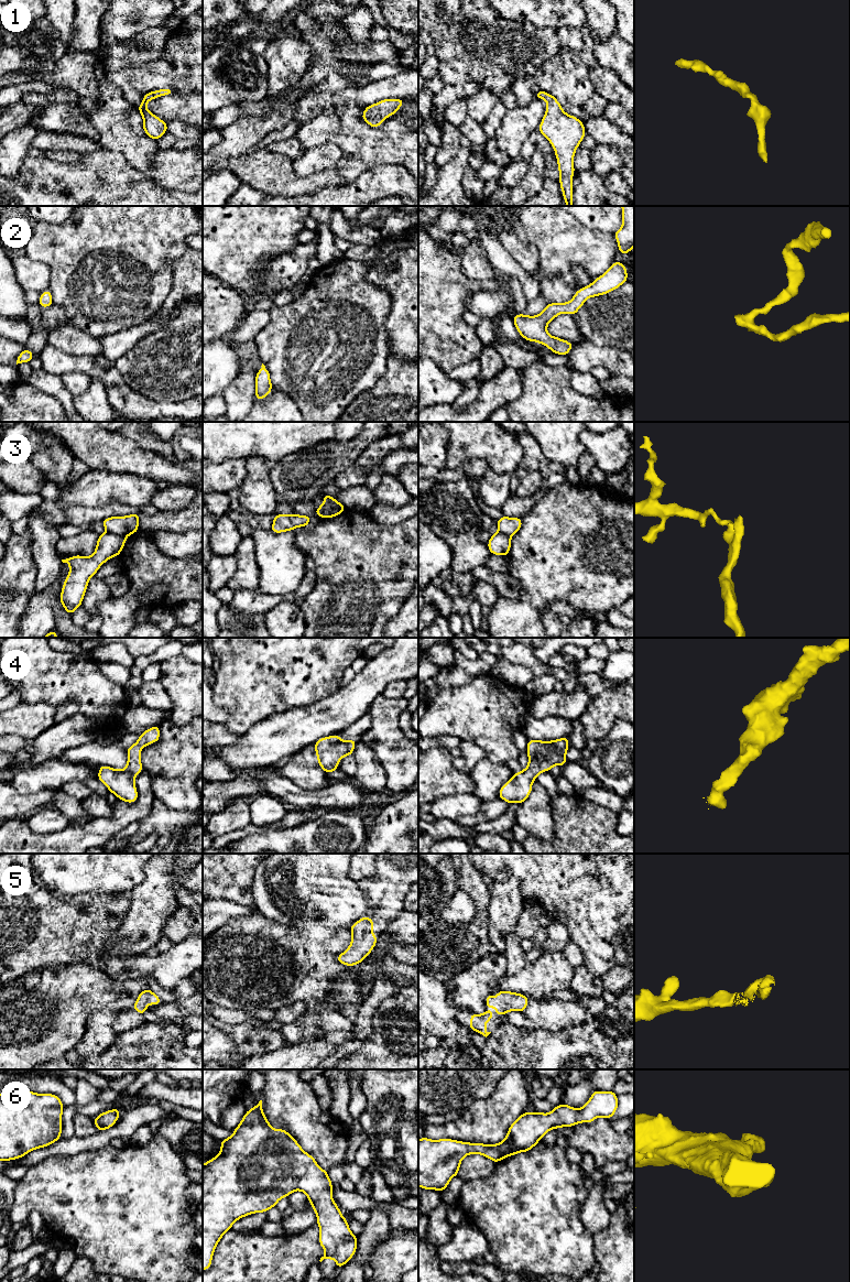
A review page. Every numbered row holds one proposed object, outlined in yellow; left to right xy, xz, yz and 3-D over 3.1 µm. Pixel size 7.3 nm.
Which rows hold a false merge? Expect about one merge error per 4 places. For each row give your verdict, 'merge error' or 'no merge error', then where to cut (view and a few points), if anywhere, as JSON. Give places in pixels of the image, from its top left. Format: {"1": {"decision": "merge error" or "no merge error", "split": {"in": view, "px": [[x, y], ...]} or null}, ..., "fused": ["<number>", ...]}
{"1": {"decision": "no merge error", "split": null}, "2": {"decision": "no merge error", "split": null}, "3": {"decision": "merge error", "split": {"in": "xy", "px": [[107, 531], [126, 536]]}}, "4": {"decision": "no merge error", "split": null}, "5": {"decision": "no merge error", "split": null}, "6": {"decision": "no merge error", "split": null}, "fused": ["3"]}

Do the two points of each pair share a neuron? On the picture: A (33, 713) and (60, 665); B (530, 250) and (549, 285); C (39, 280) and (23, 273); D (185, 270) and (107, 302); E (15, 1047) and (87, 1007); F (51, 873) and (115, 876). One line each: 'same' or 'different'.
A: different
B: different
C: same
D: different
E: same
F: same

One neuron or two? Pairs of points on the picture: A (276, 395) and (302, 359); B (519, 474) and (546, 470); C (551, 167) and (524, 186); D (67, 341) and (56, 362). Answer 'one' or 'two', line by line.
A: two
B: one
C: two
D: two

